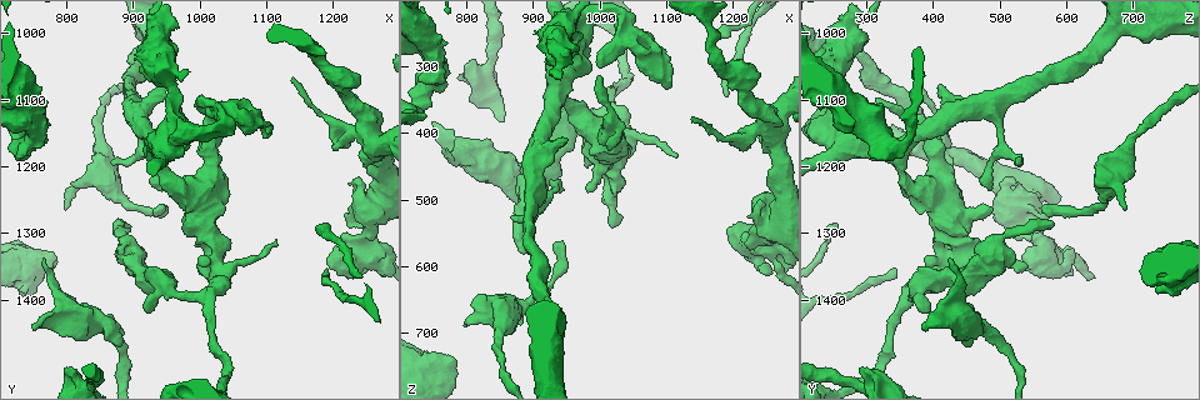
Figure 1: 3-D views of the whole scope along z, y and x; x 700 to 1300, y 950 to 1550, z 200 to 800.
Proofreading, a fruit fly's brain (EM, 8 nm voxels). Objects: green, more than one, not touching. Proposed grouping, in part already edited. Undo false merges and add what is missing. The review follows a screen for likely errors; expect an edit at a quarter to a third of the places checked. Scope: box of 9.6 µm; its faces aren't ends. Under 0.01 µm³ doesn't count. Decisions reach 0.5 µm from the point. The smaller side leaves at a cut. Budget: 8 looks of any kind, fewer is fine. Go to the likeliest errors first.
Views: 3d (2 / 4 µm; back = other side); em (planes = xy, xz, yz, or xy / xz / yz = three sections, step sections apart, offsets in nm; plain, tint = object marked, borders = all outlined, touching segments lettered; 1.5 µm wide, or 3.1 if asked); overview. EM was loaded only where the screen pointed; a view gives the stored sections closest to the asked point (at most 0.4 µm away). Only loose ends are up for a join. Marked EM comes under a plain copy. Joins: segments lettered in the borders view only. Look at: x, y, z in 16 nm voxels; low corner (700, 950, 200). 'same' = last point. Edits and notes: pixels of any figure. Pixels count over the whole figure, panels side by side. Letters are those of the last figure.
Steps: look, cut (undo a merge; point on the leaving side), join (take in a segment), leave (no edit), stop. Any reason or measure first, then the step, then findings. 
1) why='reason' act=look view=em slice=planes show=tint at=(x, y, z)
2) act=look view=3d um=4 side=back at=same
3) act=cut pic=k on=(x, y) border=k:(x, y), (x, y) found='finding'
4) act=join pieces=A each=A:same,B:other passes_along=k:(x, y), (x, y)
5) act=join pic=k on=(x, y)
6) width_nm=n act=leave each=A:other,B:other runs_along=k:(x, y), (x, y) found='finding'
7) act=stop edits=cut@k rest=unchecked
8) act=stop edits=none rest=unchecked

why='stops while still wide' act=look view=3d um=2 at=(805, 1500, 295)

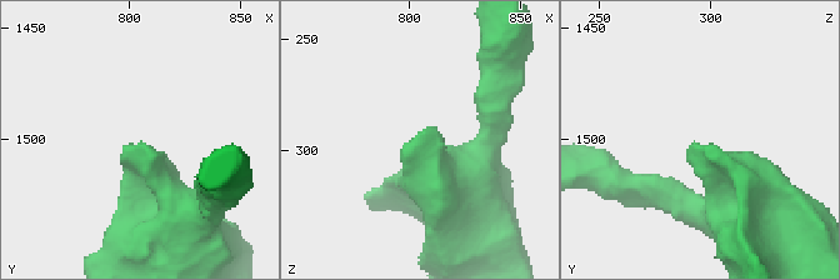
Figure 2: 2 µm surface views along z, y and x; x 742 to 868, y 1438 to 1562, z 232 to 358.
why='need the tissue' act=look view=em slice=planes show=borders at=(806, 1500, 292)

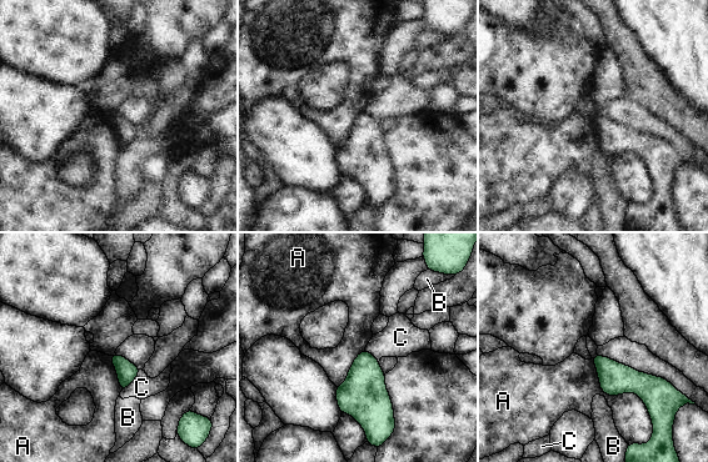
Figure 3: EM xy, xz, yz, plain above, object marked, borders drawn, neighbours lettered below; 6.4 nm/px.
act=leave each=A:other,B:other,C:other found='none of them fits'

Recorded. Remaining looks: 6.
why='free end' act=look view=3d um=2 at=(760, 1340, 430)

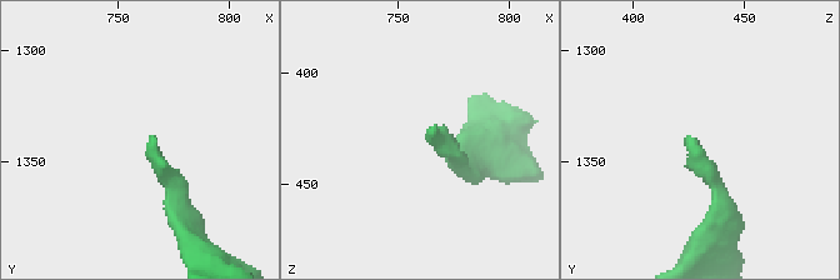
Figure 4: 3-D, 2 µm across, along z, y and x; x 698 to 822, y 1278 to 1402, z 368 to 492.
act=look view=em slice=planes show=borders at=(765, 1338, 426)

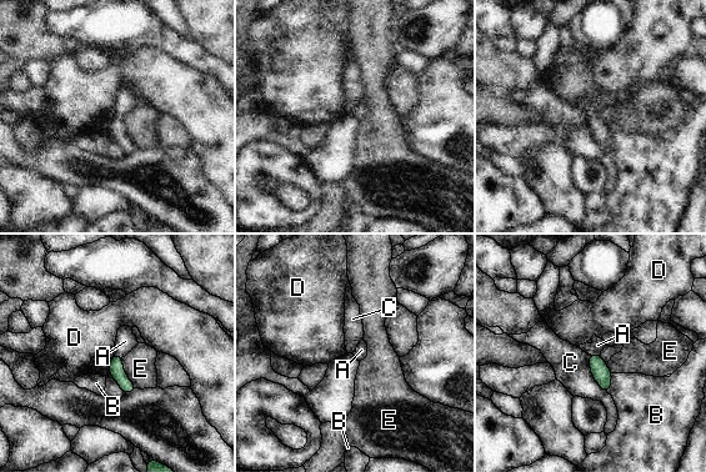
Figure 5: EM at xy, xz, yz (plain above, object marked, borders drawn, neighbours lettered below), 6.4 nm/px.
act=join pieces=A each=A:same,B:other,C:other,D:other,E:other passes_along=5:(601, 373), (595, 355), (597, 345) found='the cell continues'

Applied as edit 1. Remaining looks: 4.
why='redraw' act=look view=overview

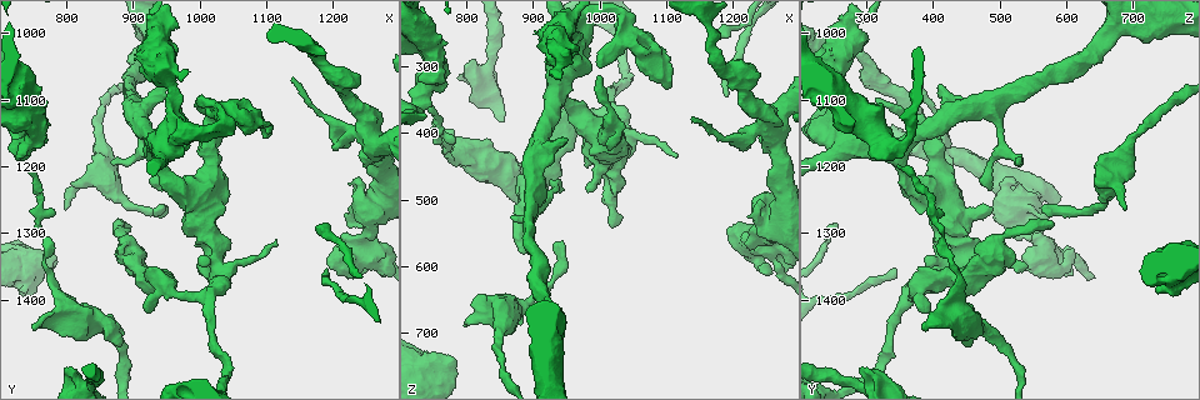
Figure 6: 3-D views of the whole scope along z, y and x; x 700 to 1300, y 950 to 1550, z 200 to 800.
why='sharp bend' act=look view=em slice=xz step=8 show=borders at=(950, 1380, 380)

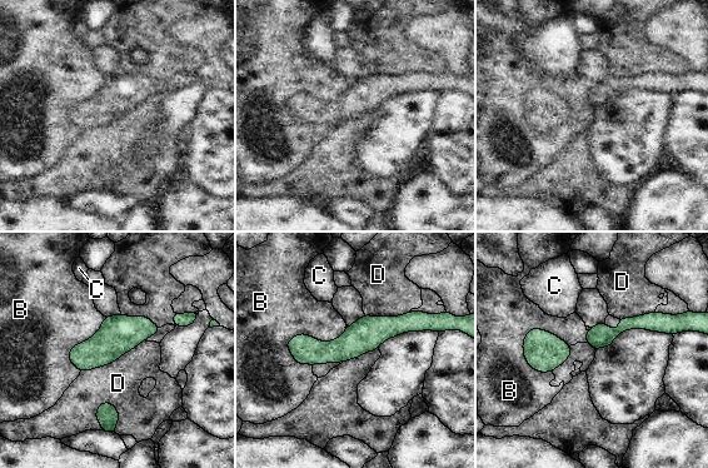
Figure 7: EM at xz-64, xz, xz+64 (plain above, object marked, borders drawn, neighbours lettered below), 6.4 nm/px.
act=leave each=B:other,C:other,D:other border=7:(101, 402), (118, 411), (116, 433) found='one cell here'

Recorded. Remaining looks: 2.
act=stop edits=join@5 rest=unchecked

